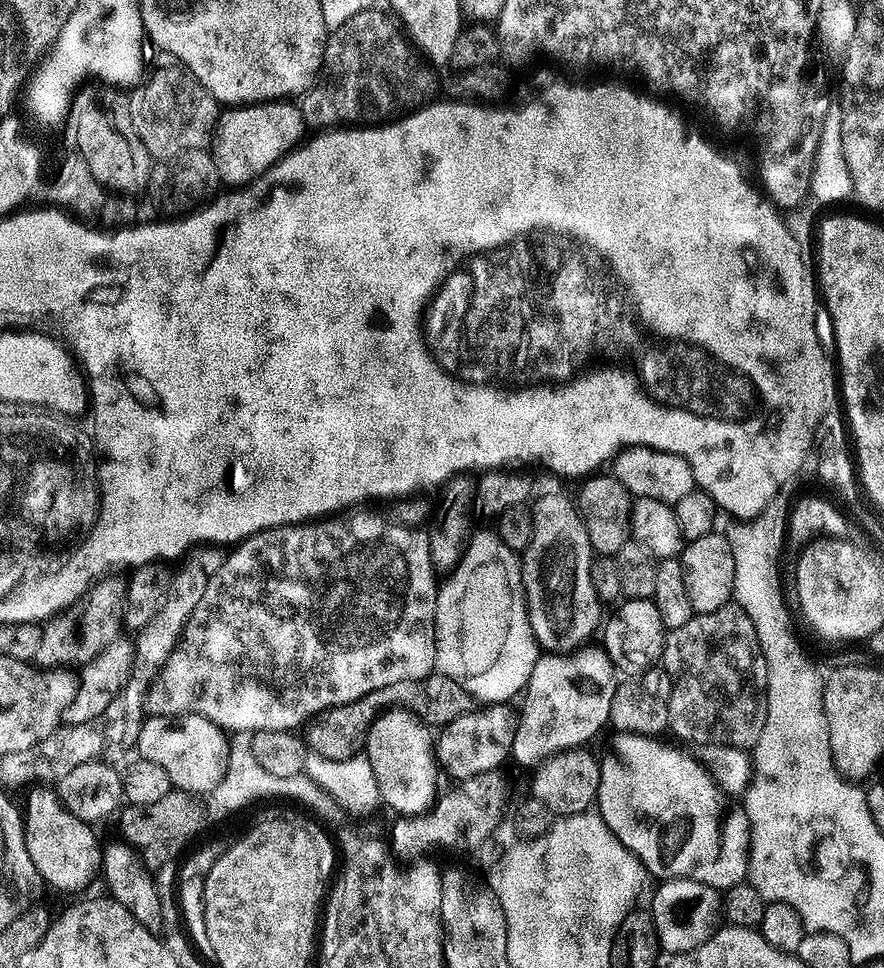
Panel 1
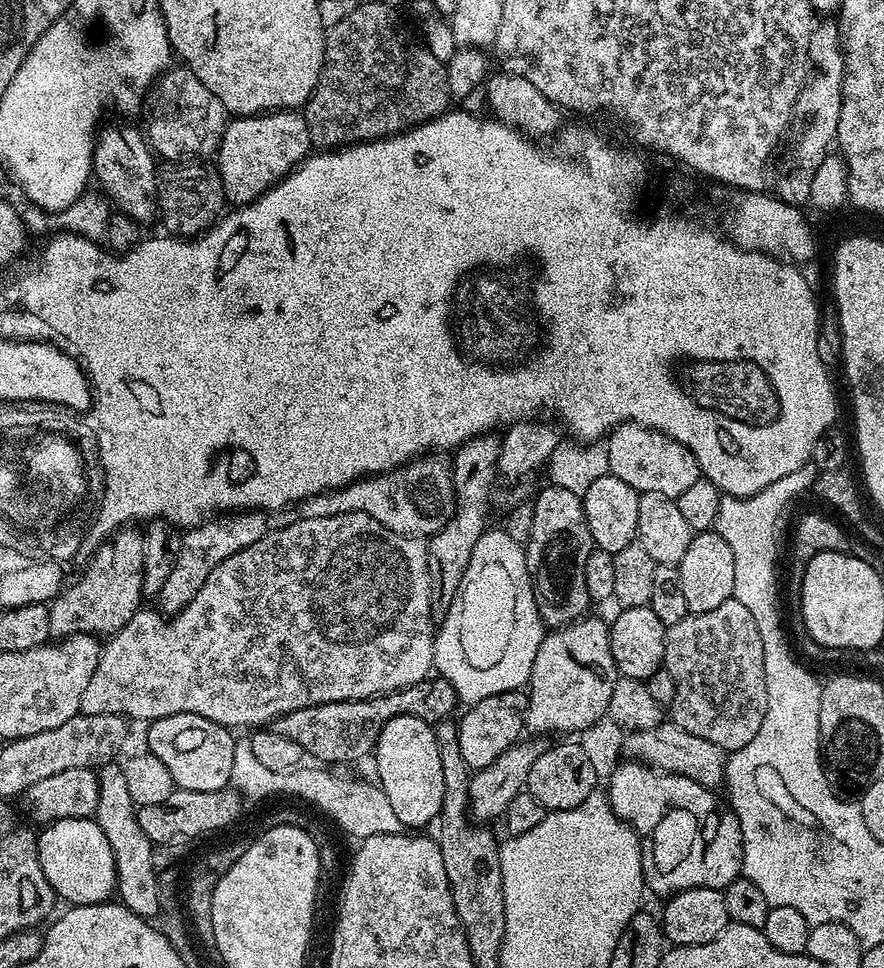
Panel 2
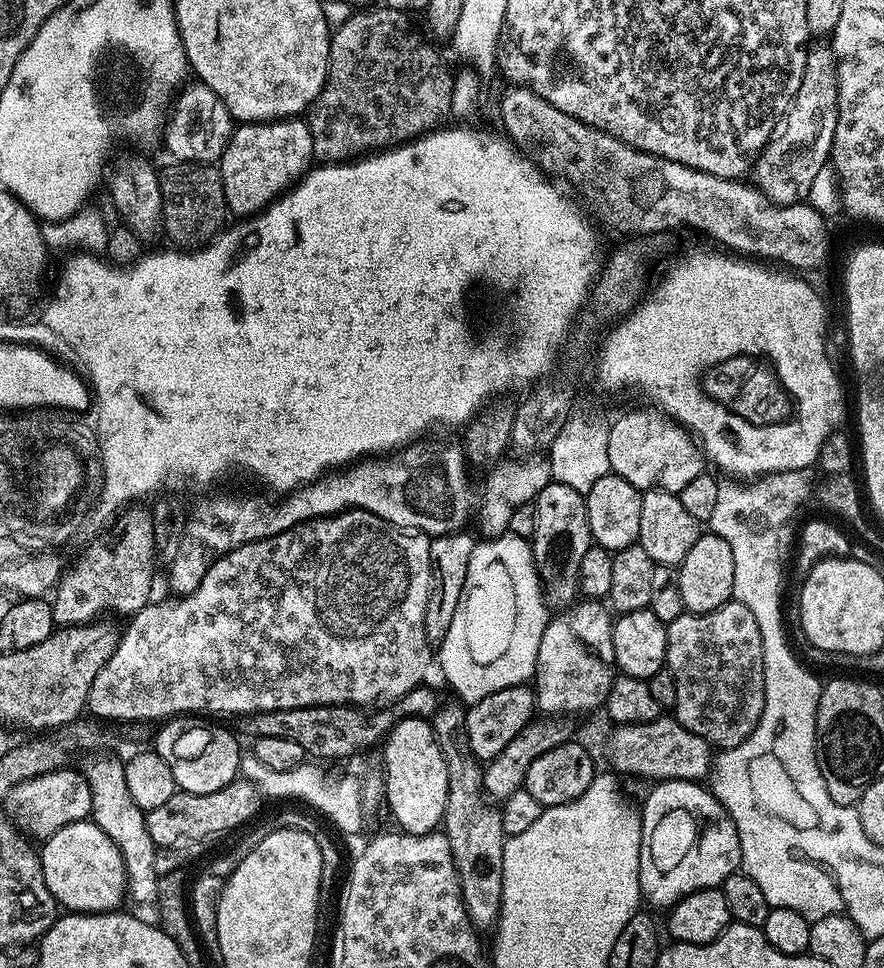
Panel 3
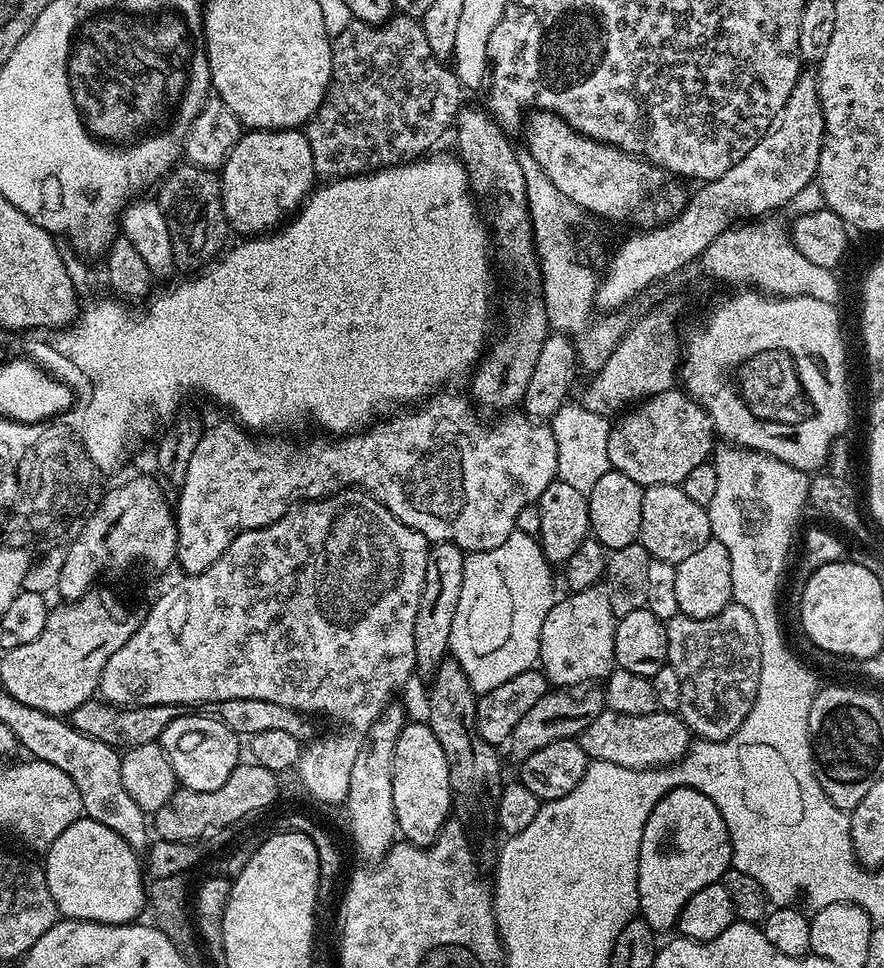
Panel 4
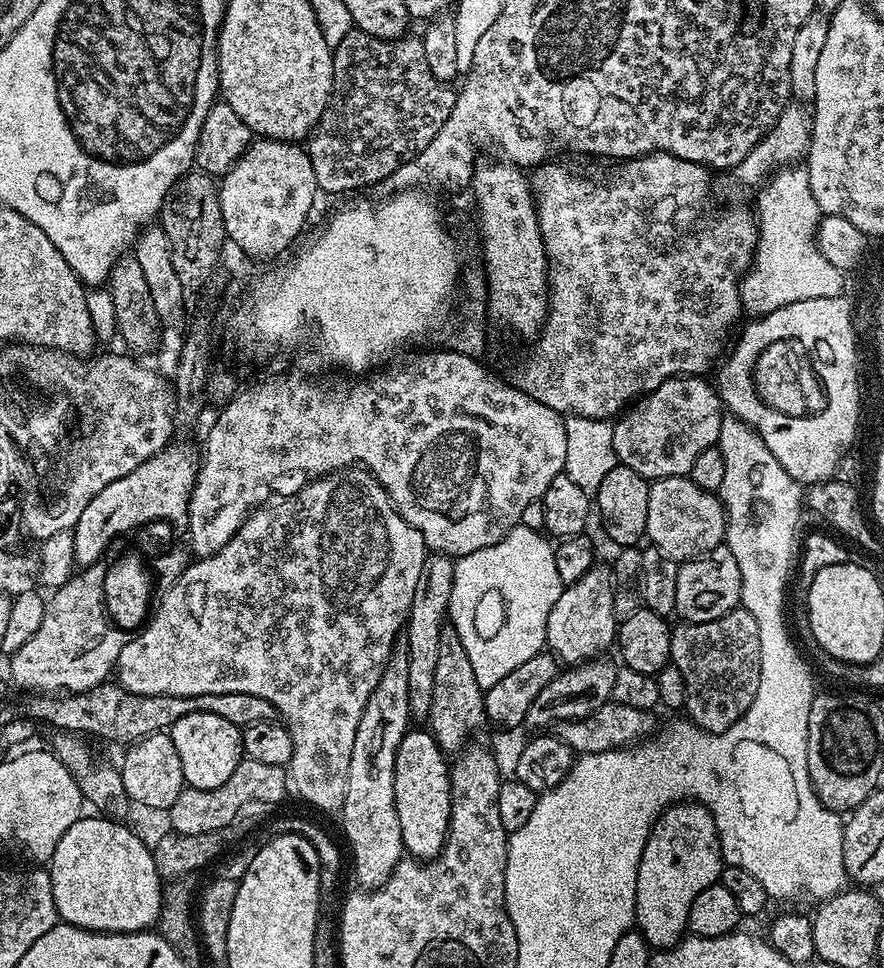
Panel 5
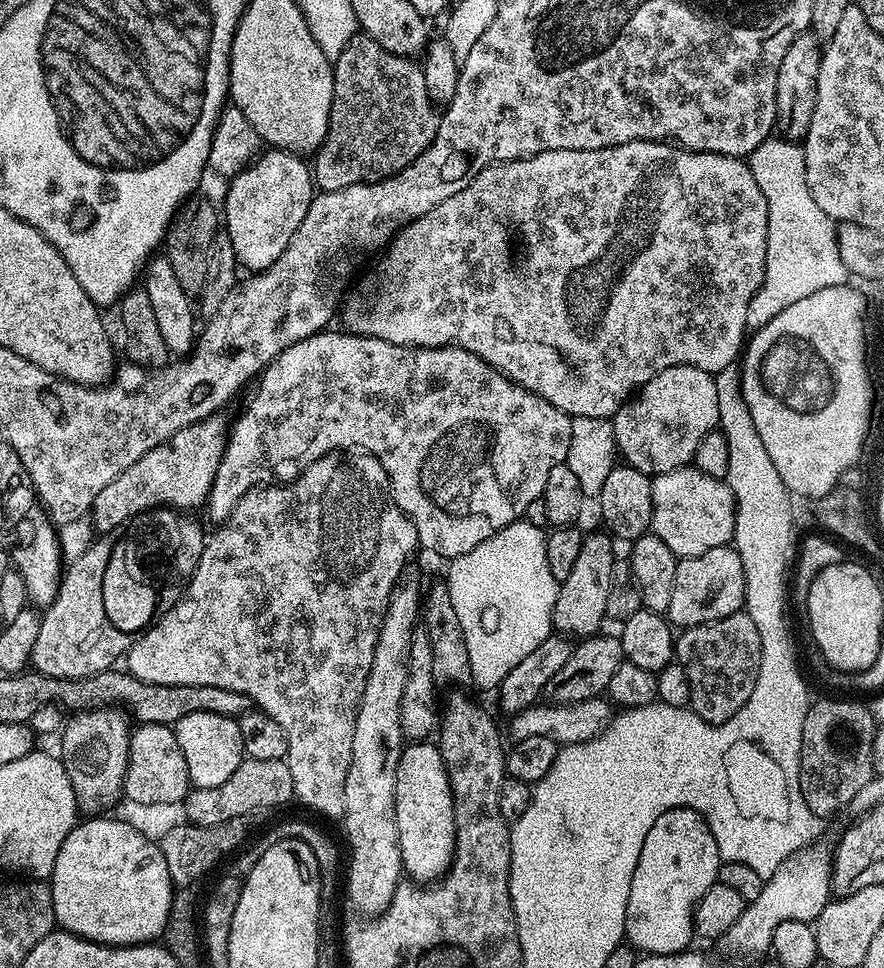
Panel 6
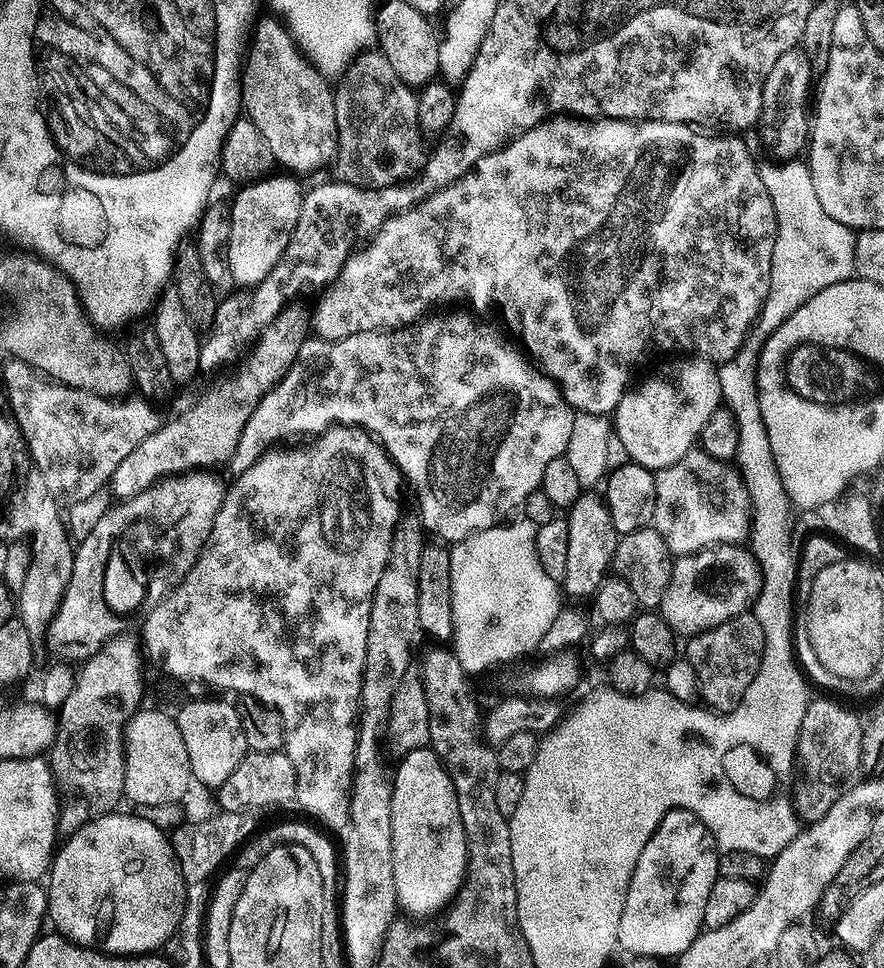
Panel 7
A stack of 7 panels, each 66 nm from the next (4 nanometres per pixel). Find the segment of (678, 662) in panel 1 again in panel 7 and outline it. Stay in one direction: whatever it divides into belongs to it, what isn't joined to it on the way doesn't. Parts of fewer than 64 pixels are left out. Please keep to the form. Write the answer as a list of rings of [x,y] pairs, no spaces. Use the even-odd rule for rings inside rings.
[[[755,611],[743,612],[718,626],[697,632],[687,637],[686,643],[686,658],[694,666],[694,674],[698,674],[699,699],[711,711],[733,712],[742,702],[750,682],[754,682],[764,653],[762,622],[758,622]]]

